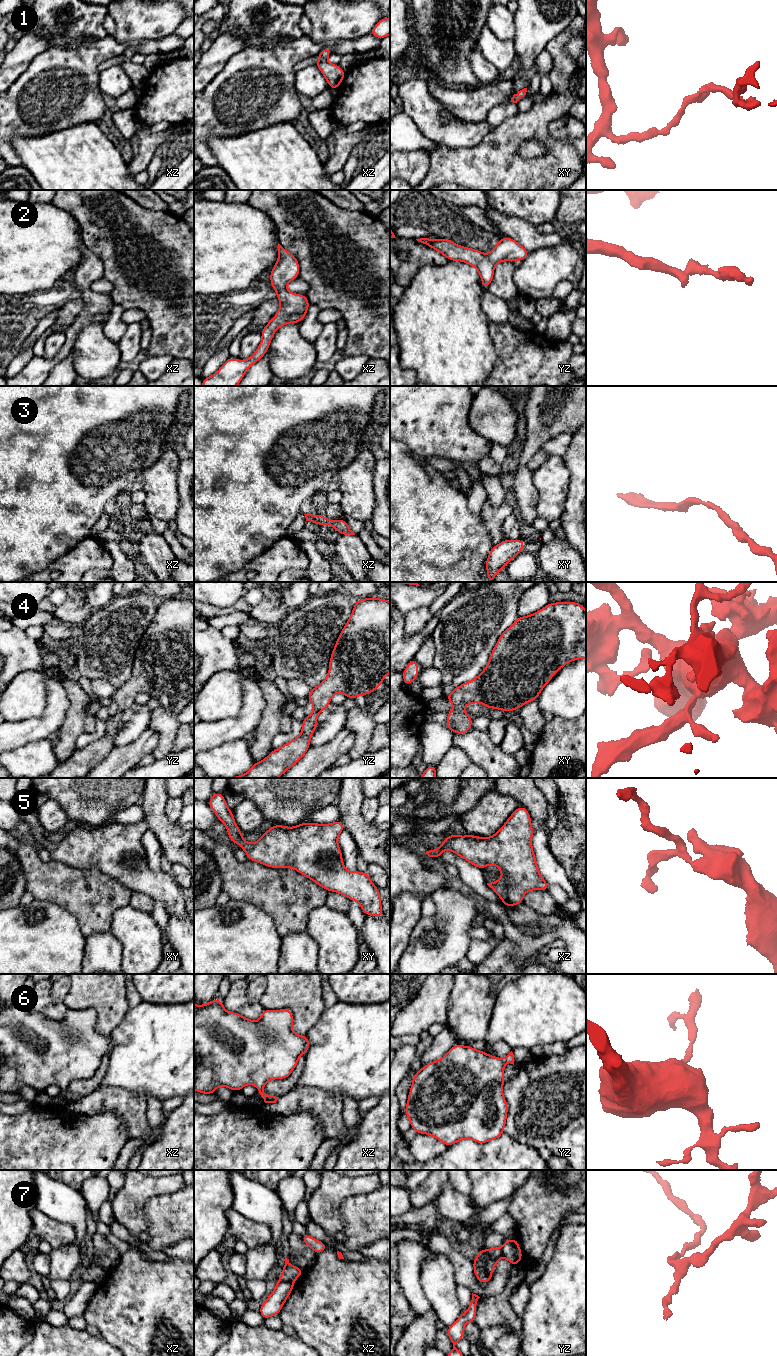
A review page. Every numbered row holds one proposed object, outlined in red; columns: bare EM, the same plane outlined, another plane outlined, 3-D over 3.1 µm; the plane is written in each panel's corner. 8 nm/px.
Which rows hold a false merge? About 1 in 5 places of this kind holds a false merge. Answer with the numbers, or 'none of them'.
7

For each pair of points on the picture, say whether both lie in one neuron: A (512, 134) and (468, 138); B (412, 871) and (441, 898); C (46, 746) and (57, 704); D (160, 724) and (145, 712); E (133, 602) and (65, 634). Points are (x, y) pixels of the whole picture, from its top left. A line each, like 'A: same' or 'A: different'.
A: different
B: different
C: different
D: different
E: different

